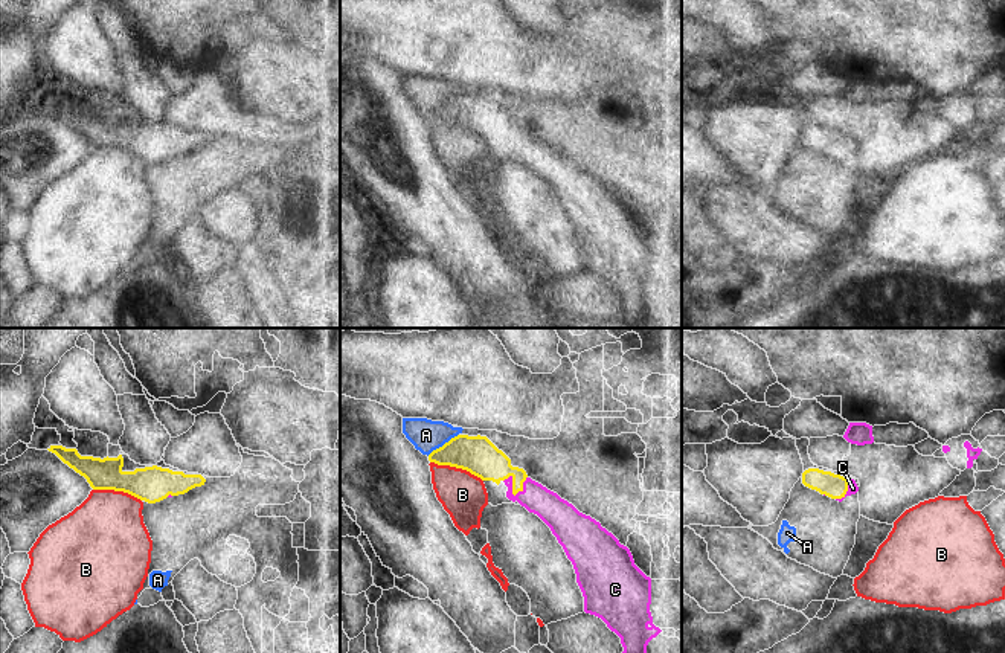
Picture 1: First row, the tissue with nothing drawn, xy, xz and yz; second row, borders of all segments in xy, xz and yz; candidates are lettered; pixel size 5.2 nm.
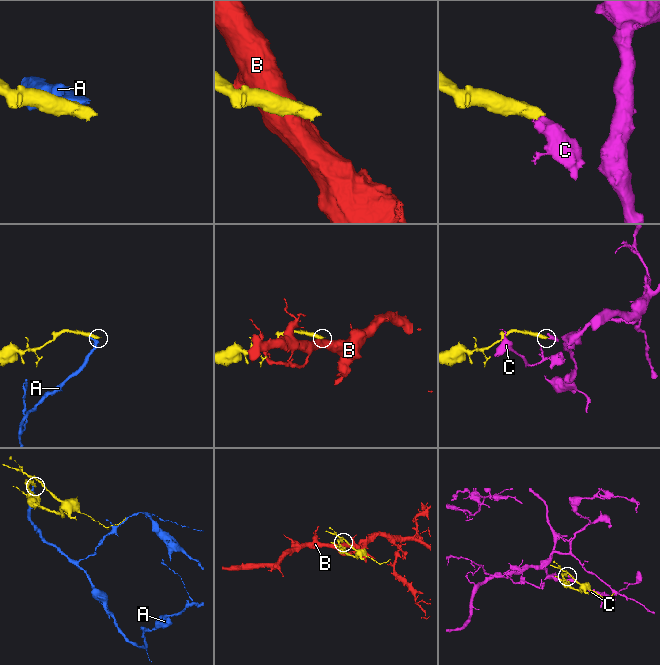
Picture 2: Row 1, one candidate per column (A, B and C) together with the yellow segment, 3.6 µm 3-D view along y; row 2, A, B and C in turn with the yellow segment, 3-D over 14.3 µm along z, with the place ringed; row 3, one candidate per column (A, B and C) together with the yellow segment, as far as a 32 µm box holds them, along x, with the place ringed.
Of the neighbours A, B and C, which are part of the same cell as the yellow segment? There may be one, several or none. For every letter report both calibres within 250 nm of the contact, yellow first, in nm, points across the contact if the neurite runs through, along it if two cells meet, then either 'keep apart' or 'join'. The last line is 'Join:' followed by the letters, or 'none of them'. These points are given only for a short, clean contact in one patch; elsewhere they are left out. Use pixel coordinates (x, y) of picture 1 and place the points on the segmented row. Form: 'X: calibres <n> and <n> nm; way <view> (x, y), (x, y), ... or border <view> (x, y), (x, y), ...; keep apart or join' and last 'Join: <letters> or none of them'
A: calibres 200 and 170 nm; keep apart
B: calibres 200 and 240 nm; border xz (430, 461), (439, 466), (465, 469), (482, 481); keep apart
C: calibres 190 and 160 nm; way xz (481, 456), (513, 479), (513, 492), (531, 495), (549, 507); join
Join: C

